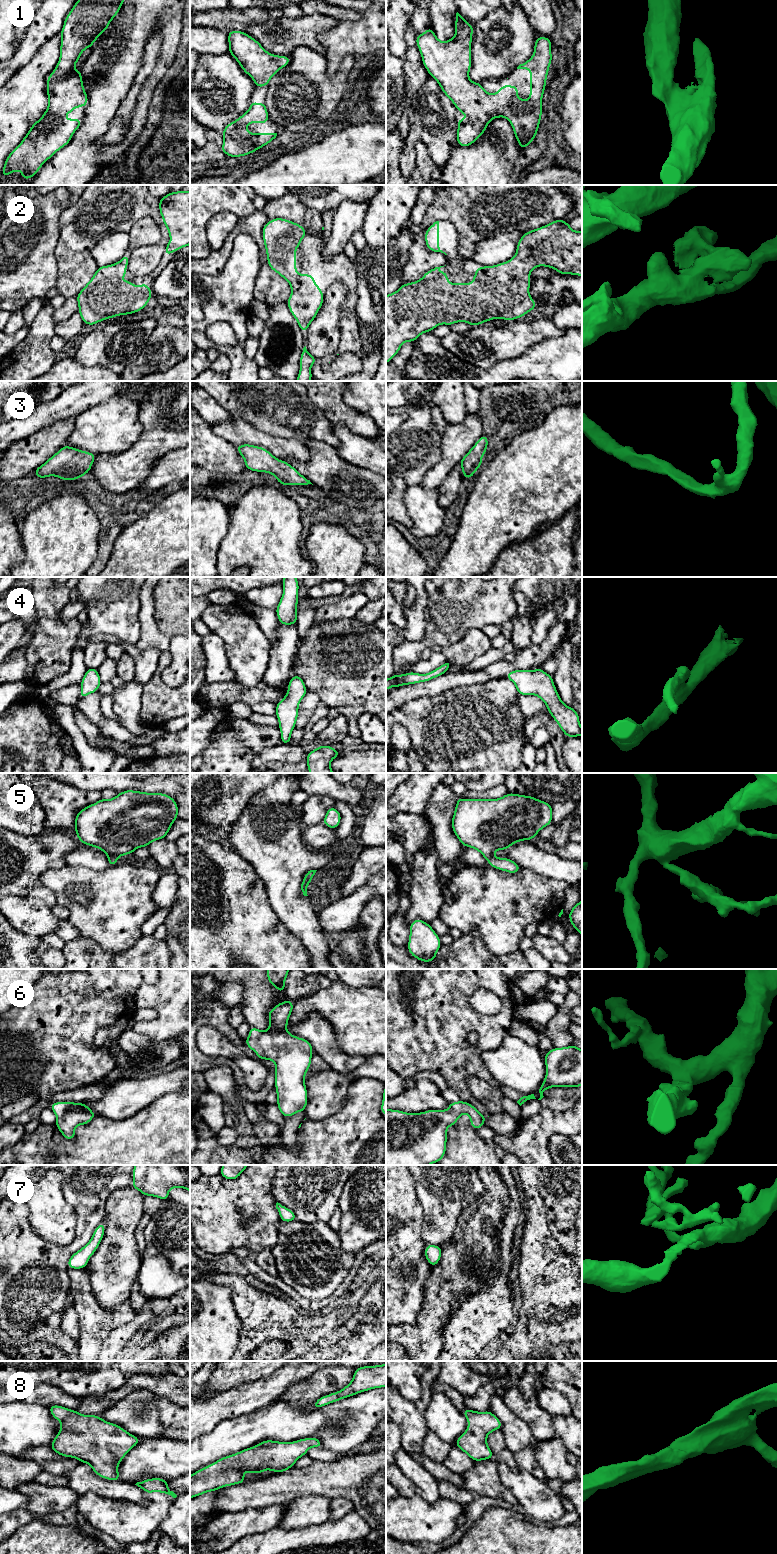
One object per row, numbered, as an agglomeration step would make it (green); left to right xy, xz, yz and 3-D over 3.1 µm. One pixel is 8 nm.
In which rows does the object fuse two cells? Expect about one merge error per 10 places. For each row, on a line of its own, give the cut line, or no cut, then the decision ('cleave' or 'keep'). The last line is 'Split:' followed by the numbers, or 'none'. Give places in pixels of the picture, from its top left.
1: cut none; keep
2: cut none; keep
3: cut none; keep
4: cut none; keep
5: cut none; keep
6: cut none; keep
7: cut none; keep
8: cut none; keep
Split: none

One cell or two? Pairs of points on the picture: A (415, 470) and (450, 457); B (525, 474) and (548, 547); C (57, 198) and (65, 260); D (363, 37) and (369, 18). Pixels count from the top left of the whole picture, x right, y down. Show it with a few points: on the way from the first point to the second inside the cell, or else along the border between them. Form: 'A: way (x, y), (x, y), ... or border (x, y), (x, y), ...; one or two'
A: border (441, 439), (441, 457), (425, 473), (422, 481); two
B: border (567, 510), (559, 519), (549, 525); two
C: border (70, 204), (60, 216), (60, 233), (57, 240); two
D: way (368, 32), (369, 23); one

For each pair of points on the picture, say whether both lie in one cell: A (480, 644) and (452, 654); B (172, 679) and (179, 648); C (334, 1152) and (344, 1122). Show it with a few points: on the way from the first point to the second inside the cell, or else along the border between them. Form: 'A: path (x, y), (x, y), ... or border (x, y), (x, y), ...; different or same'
A: path (473, 645), (464, 652), (459, 653); same
B: path (178, 671), (179, 656); same
C: path (341, 1145), (344, 1142), (344, 1129); same

